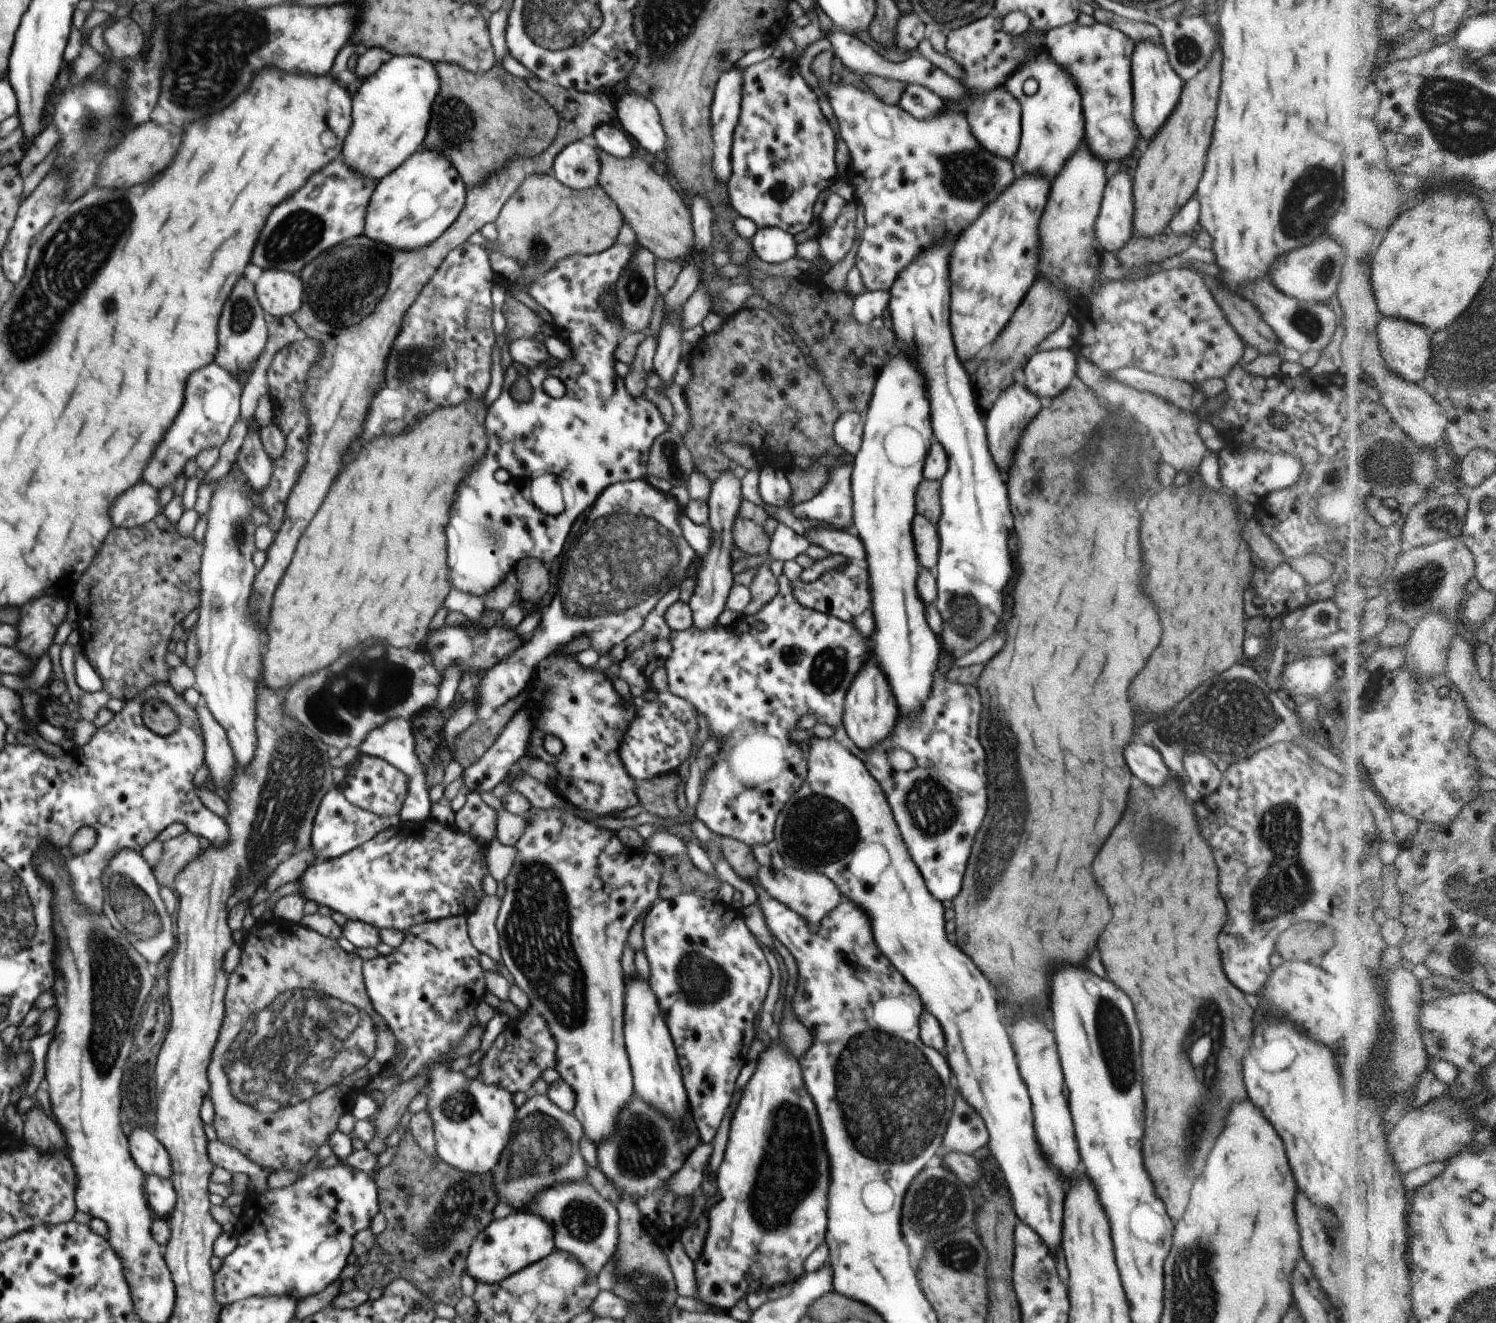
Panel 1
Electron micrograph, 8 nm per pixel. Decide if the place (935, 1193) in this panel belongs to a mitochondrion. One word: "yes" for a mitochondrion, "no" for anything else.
yes

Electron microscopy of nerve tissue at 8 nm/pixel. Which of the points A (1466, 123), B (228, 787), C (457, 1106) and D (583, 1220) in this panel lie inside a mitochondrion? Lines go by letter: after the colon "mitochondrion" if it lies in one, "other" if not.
A: mitochondrion
B: other
C: mitochondrion
D: mitochondrion

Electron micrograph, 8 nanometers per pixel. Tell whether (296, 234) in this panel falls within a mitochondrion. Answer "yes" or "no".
yes

